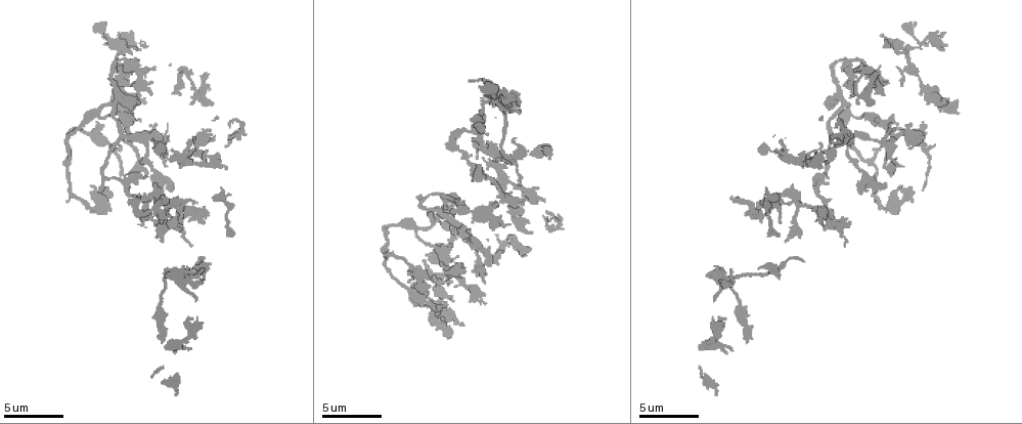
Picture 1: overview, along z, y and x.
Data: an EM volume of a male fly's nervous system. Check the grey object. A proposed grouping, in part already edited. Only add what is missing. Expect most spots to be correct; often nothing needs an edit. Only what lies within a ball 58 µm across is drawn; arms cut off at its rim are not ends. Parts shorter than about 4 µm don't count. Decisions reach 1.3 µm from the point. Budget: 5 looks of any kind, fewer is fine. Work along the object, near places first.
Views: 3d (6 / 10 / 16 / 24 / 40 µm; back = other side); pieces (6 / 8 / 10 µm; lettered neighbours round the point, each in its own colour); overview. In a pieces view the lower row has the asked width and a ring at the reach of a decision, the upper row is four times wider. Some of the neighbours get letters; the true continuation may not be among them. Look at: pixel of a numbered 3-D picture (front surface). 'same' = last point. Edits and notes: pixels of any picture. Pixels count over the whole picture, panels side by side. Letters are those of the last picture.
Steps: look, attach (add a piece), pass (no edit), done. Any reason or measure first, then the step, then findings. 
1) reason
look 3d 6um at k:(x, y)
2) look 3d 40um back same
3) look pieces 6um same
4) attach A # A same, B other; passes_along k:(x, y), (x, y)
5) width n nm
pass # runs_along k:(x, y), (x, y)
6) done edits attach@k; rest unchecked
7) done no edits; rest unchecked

look pieces 10um at 1:(746, 343)

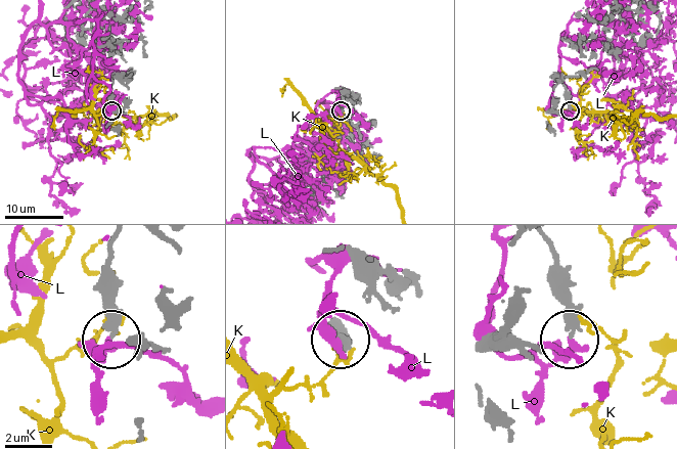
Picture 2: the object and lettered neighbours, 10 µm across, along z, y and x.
width 360 nm
pass # K other, L other; none of them fits

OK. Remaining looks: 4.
an open end
look 3d 6um at 1:(519, 182)

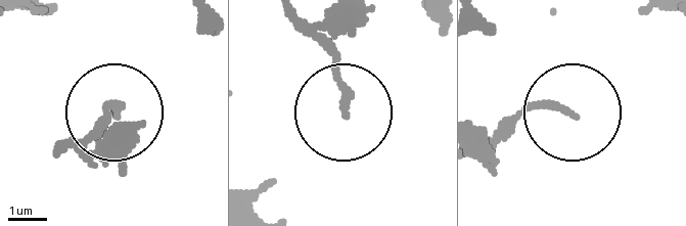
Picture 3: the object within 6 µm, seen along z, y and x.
look pieces 10um at 3:(341, 108)

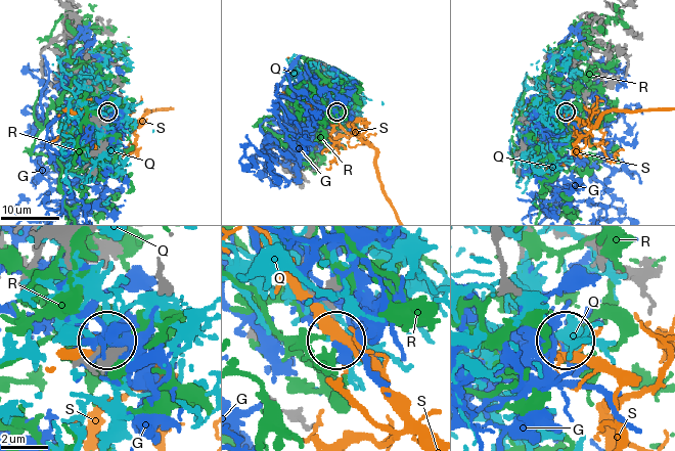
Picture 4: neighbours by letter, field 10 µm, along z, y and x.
width 190 nm
pass # G other, Q other, R other, S other; no lettered piece goes on from it

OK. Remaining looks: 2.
look pieces 10um at 1:(885, 185)

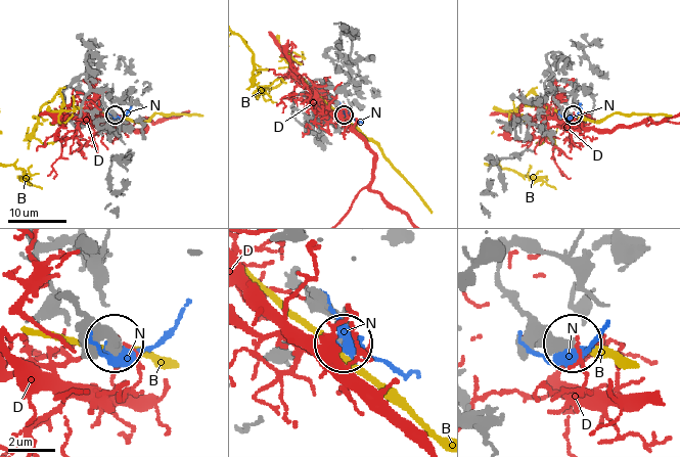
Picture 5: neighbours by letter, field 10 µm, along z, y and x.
pass # B other, D other, N other; none of them fits

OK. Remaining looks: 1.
done no edits; rest unchecked

